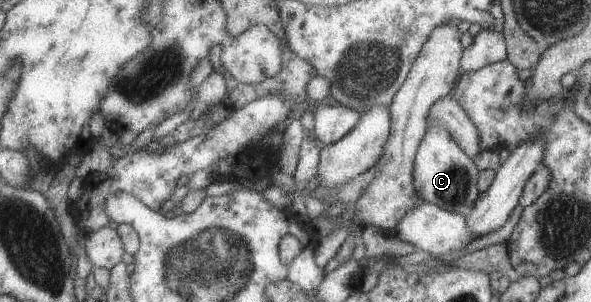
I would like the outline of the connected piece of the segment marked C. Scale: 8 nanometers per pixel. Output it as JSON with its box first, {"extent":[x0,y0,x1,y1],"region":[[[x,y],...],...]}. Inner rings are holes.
{"extent":[413,124,478,215],"region":[[[431,124],[416,150],[413,162],[413,186],[422,201],[434,204],[447,212],[464,215],[478,197],[476,180],[478,170],[475,159],[467,156],[449,138],[449,132],[442,124]]]}

